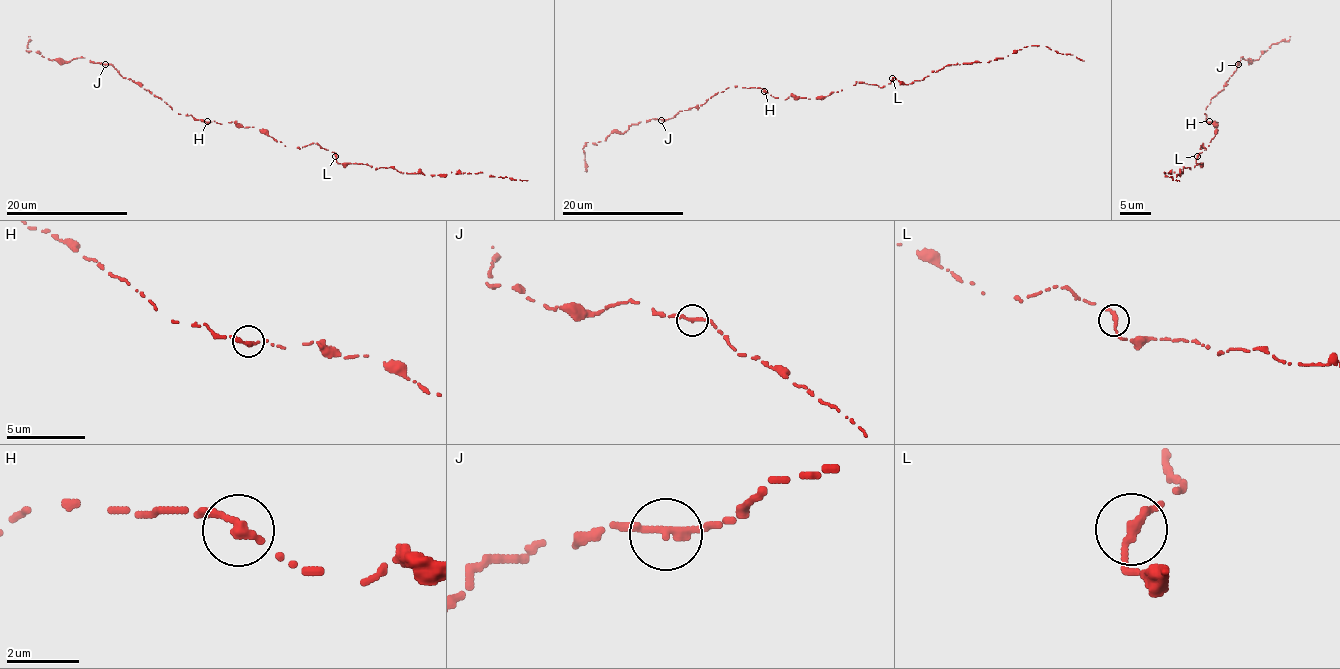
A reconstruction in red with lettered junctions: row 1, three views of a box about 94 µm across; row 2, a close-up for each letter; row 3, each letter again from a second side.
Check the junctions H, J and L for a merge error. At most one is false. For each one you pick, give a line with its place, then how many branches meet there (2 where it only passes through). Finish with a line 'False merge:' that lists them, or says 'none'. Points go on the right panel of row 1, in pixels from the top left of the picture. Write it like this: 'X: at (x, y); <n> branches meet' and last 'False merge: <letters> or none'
False merge: none

